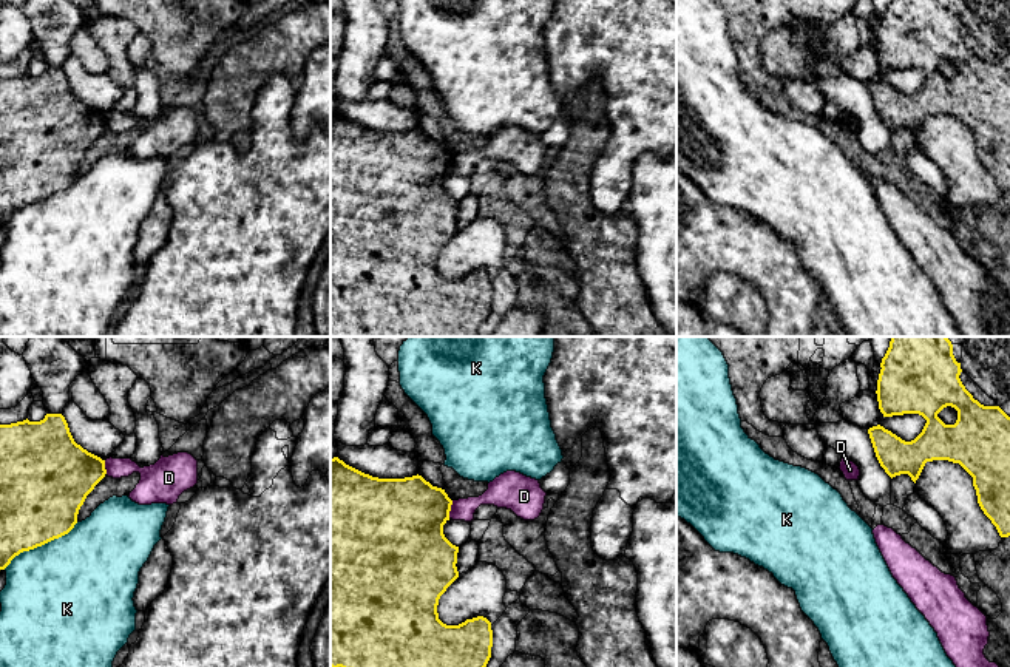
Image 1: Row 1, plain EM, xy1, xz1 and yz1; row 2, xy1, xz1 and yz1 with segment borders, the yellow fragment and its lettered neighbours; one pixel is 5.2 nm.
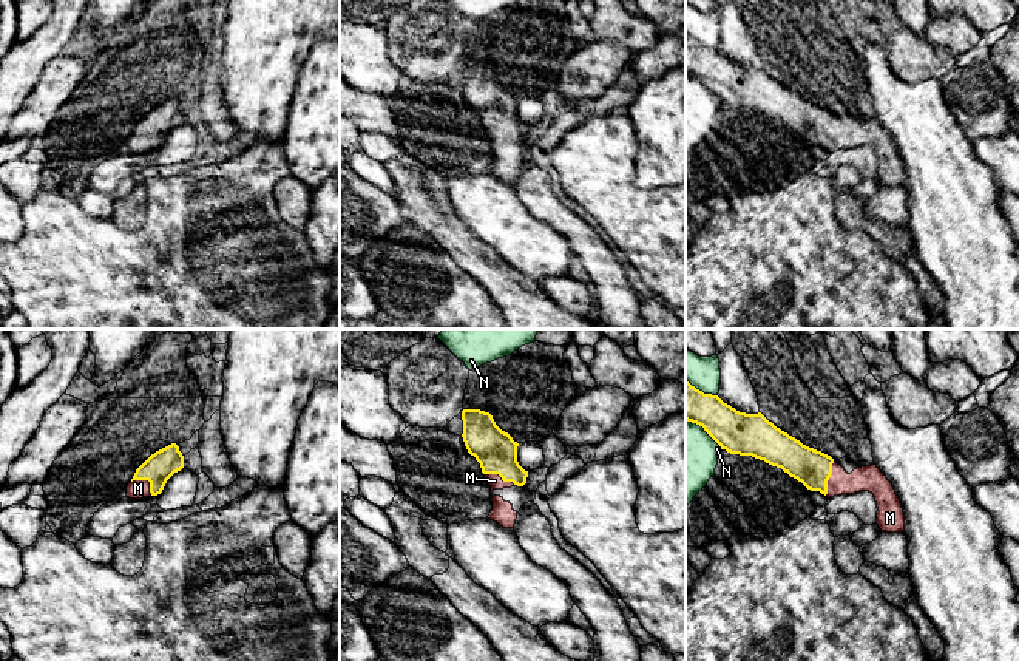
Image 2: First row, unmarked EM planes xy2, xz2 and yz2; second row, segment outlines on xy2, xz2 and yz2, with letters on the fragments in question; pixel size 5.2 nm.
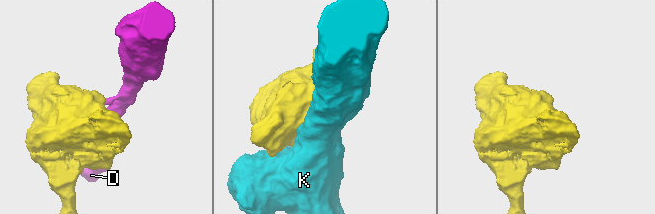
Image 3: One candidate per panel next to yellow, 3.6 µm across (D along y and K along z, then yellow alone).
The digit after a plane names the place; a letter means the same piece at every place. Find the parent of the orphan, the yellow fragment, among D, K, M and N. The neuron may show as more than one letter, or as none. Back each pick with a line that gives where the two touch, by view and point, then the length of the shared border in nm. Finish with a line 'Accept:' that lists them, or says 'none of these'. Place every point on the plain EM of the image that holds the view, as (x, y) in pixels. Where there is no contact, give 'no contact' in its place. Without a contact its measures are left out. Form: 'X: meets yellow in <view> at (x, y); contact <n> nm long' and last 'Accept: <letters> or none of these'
M: meets yellow in yz2 at (829, 130); contact 190 nm long
Accept: M

